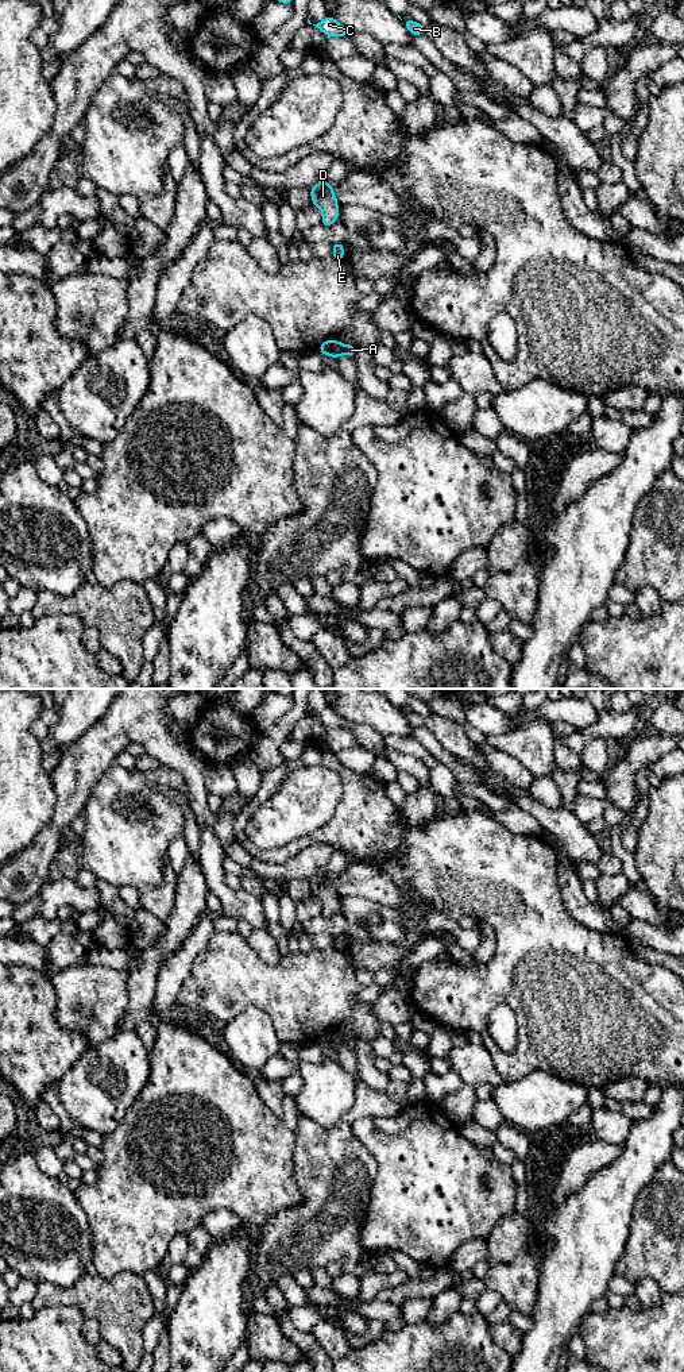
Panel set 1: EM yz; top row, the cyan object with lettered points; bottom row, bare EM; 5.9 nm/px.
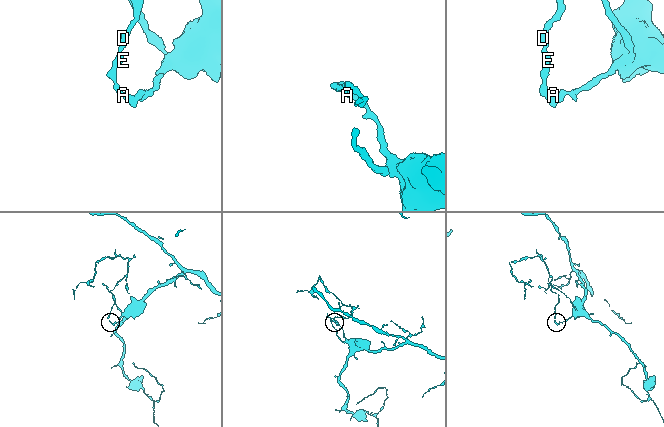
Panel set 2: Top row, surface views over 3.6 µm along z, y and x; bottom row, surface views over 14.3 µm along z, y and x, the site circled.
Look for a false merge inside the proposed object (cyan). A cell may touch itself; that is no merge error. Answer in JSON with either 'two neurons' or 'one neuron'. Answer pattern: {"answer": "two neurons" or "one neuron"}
{"answer": "two neurons"}

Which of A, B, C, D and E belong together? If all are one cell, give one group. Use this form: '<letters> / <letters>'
A B / C D E

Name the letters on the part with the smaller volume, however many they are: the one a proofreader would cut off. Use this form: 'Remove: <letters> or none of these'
Remove: C, D, E

